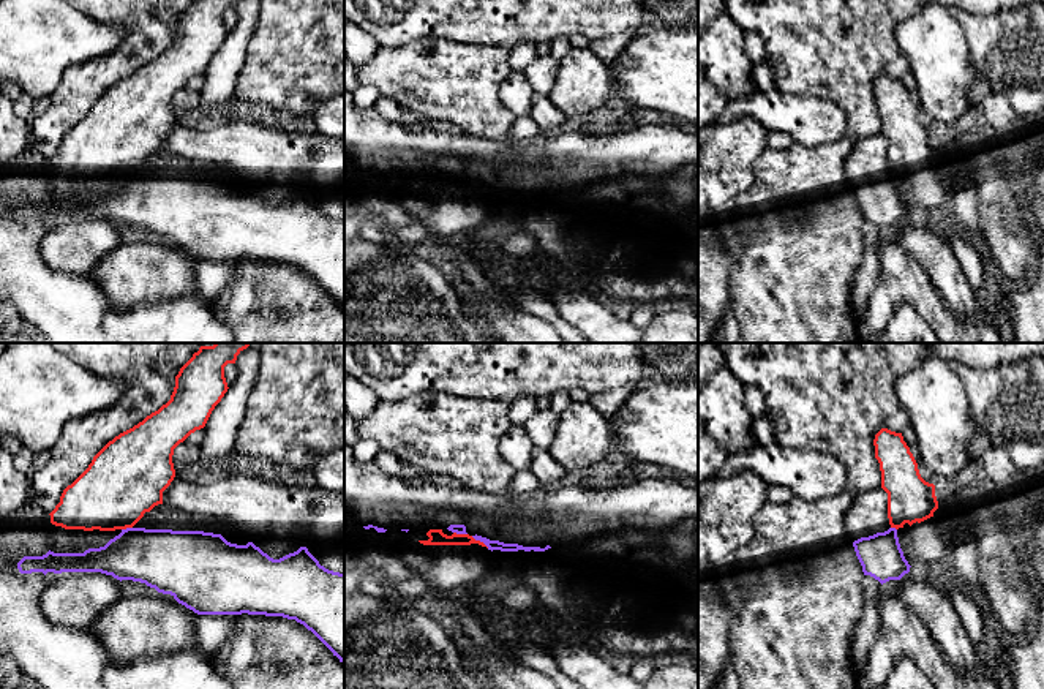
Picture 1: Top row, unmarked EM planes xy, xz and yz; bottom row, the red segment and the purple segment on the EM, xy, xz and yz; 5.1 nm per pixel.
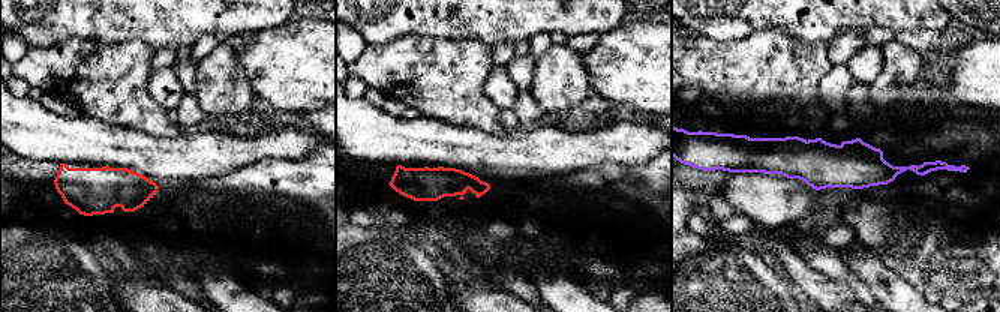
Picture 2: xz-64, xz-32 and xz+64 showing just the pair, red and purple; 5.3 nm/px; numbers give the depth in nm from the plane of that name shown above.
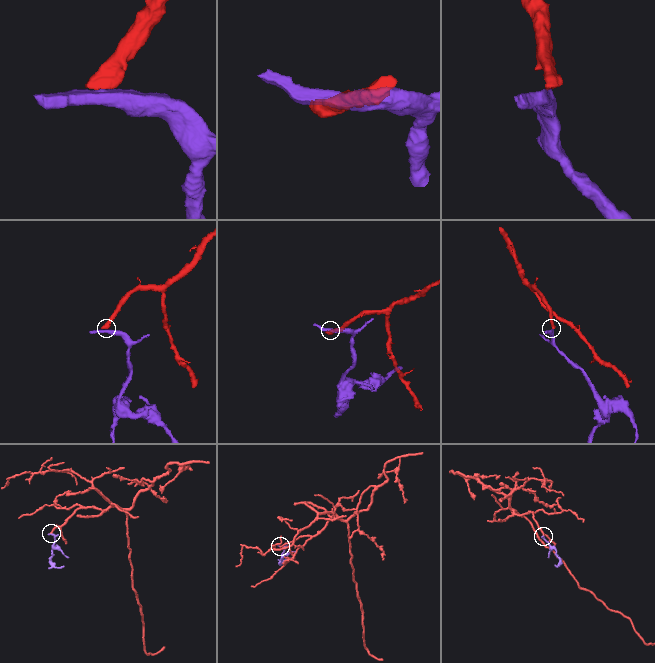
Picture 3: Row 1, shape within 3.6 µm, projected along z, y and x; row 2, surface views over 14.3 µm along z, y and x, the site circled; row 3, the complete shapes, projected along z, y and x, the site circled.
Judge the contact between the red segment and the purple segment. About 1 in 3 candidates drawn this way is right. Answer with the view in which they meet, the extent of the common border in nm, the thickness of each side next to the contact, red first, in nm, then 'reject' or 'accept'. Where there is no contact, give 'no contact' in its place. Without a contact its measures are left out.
xz | 110 nm | 80/50 nm | reject

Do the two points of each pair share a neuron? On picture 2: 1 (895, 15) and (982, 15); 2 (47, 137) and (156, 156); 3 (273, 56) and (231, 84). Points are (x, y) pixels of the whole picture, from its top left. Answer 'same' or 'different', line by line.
1: different
2: same
3: different

